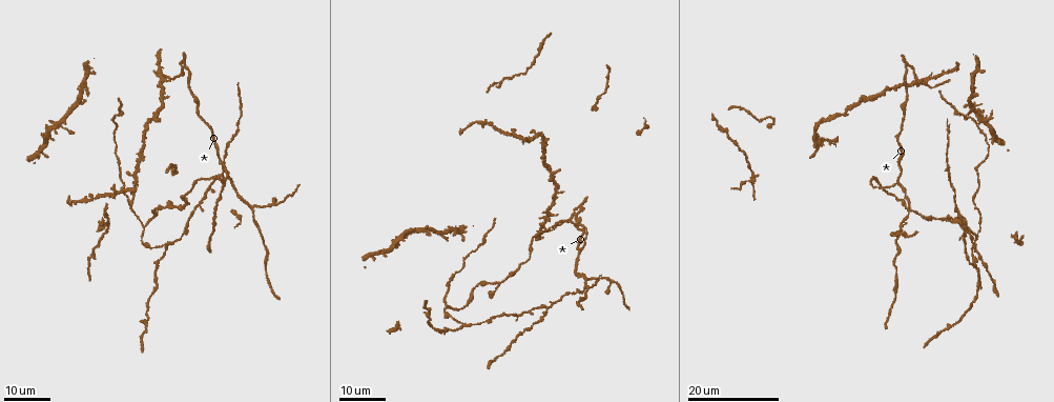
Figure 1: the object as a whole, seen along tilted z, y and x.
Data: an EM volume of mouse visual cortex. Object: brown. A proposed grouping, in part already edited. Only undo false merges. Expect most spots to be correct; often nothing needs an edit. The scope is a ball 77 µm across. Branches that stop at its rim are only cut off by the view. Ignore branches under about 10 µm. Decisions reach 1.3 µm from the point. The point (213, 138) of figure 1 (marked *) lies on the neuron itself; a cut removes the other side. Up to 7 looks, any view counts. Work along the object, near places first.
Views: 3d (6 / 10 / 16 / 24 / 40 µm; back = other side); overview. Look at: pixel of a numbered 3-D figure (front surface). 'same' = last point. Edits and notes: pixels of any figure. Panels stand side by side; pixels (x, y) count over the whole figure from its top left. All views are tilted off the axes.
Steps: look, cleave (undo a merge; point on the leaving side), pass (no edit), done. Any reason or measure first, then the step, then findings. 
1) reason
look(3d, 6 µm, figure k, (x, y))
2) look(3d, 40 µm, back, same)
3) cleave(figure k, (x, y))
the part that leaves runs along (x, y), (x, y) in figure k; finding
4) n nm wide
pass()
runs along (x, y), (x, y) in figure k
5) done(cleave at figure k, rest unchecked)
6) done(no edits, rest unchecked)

a fork
look(3d, 16 µm, figure 1, (252, 209))

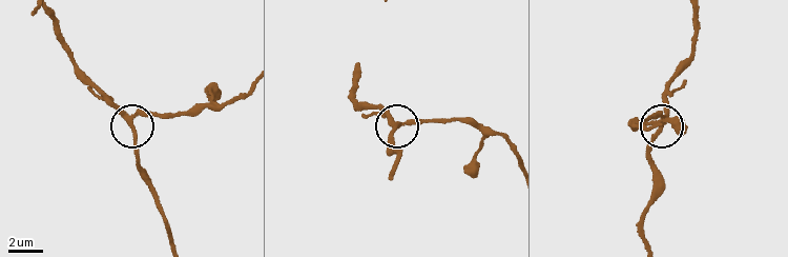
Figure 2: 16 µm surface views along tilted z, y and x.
look(3d, 10 µm, figure 2, (132, 119))

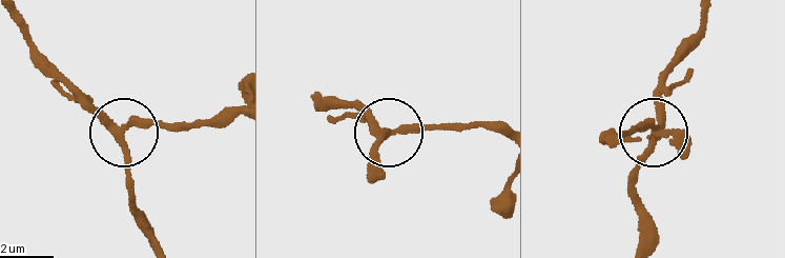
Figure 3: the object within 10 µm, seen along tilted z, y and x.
pass()
runs along (18, 19), (45, 57), (119, 126), (177, 131) in figure 3; one neuron here

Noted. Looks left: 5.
arms part here
look(3d, 24 µm, figure 1, (142, 228))

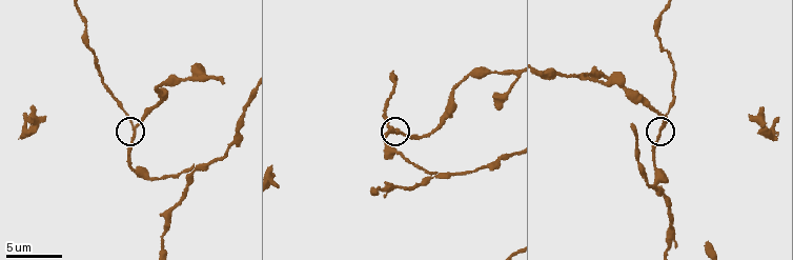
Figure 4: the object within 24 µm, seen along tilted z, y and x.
closer look
look(3d, 6 µm, figure 4, (132, 124))

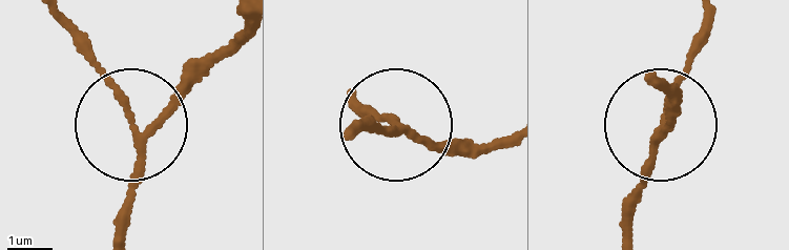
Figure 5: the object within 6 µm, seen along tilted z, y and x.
3 arms
pass()
runs along (246, 38), (132, 130), (142, 165), (122, 235) in figure 5; continuous, no second neuron

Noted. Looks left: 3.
look(3d, 10 µm, figure 4, (192, 172))

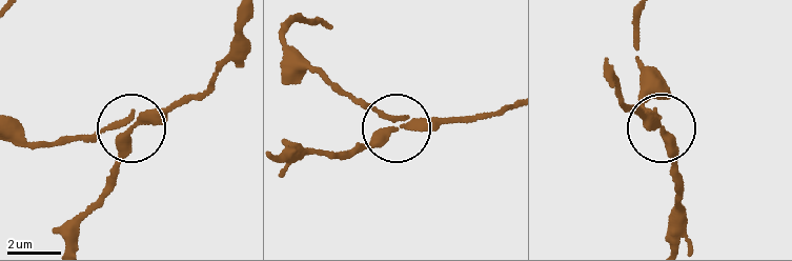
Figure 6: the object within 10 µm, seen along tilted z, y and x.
side arm 29 µm; 3 arms
pass()
all the same neuron

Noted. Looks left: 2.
done(no edits, rest unchecked)

